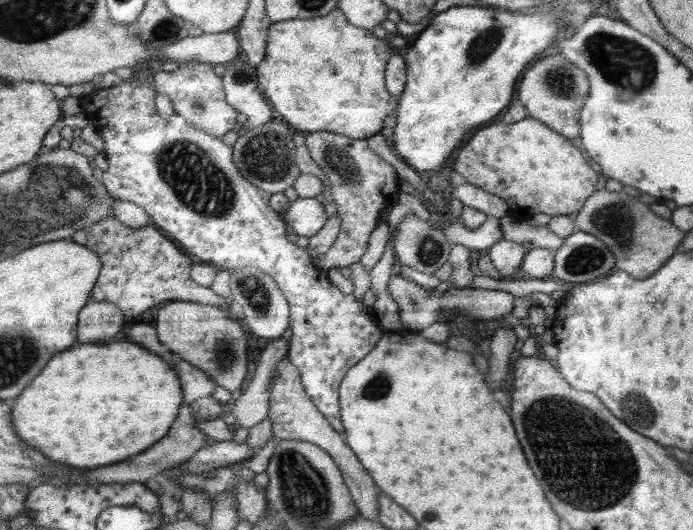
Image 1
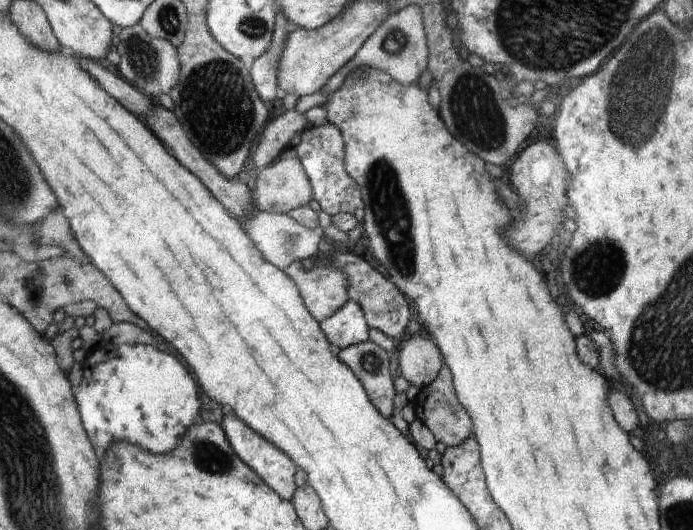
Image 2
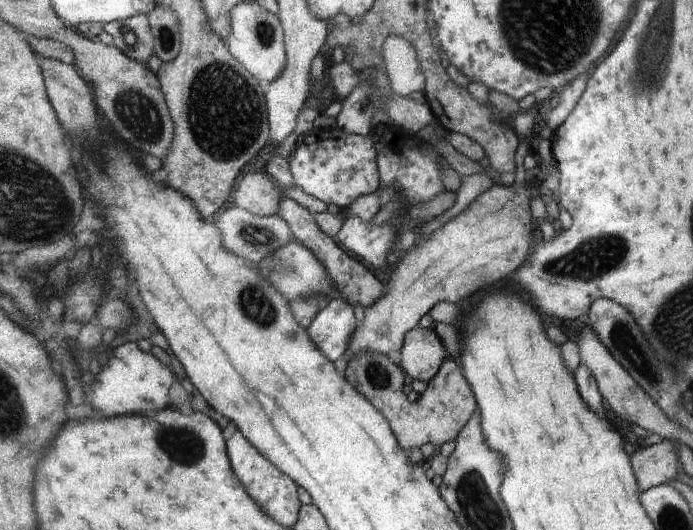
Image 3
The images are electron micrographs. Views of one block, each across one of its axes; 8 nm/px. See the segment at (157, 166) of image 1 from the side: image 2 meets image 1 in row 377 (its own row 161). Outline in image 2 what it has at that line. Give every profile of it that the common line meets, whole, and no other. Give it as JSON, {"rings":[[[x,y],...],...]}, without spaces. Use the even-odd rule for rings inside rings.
{"rings":[[[332,123],[306,126],[295,144],[296,154],[311,184],[313,199],[320,204],[321,210],[331,217],[340,213],[350,213],[361,224],[364,216],[364,202],[362,202],[358,184],[344,168],[344,148],[346,148],[344,138]]]}

